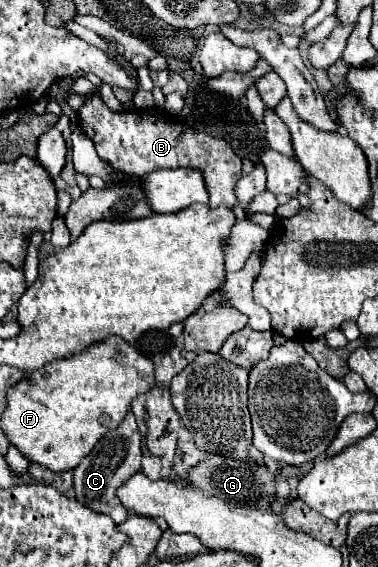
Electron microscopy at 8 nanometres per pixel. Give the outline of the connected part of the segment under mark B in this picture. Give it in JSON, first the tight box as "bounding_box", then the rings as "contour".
{"bounding_box":[78,94,242,208],"contour":[[[96,94],[88,96],[88,100],[80,106],[78,118],[80,128],[94,142],[96,154],[110,162],[116,170],[122,170],[124,174],[148,174],[162,168],[198,168],[202,170],[210,192],[210,208],[218,208],[222,204],[234,208],[238,204],[234,188],[242,176],[242,162],[226,140],[194,132],[186,126],[176,126],[158,110],[114,112]]]}

